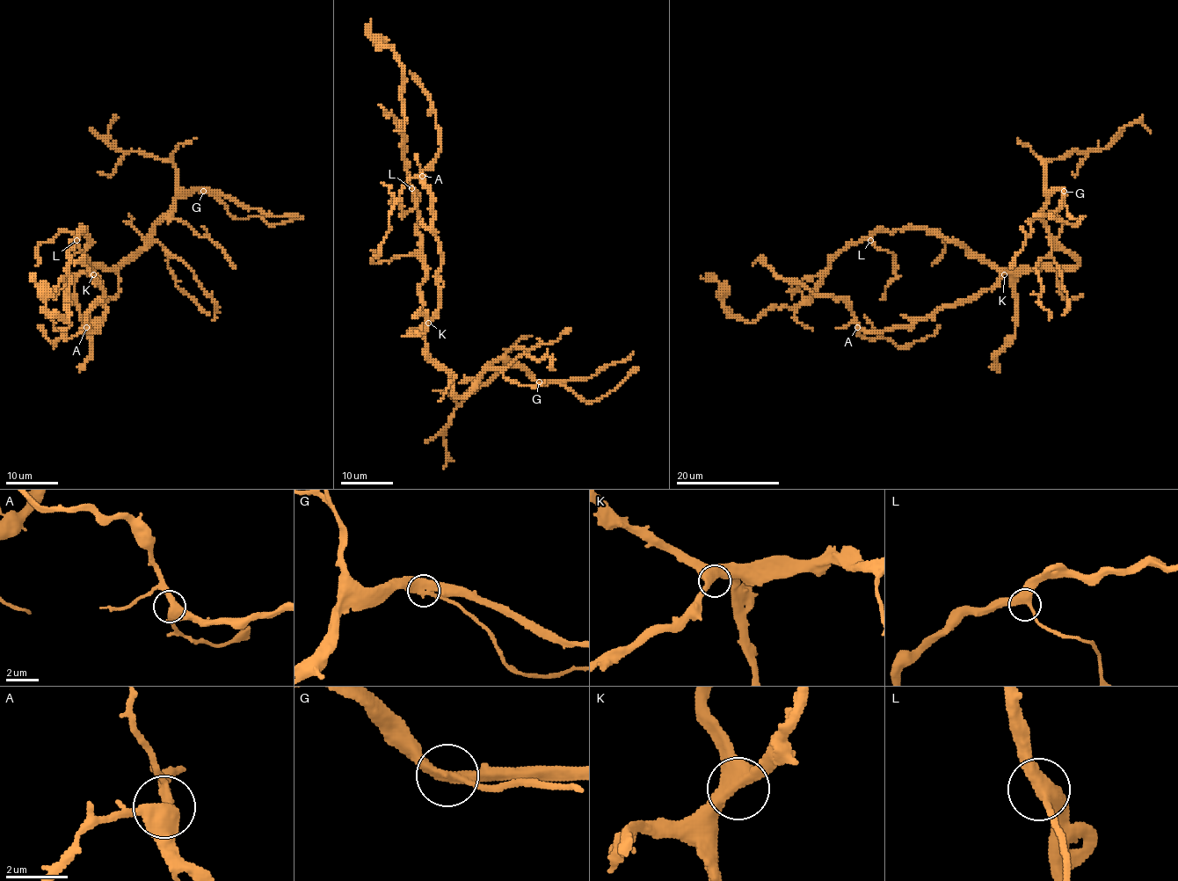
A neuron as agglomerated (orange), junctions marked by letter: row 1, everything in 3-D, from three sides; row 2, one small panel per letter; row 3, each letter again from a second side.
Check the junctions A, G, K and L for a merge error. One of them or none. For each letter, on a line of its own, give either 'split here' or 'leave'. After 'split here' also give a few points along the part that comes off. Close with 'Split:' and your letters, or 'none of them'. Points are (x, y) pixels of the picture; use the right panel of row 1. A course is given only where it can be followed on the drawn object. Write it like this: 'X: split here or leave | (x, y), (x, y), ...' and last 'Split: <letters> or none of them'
A: leave
G: leave
K: leave
L: leave
Split: none of them

